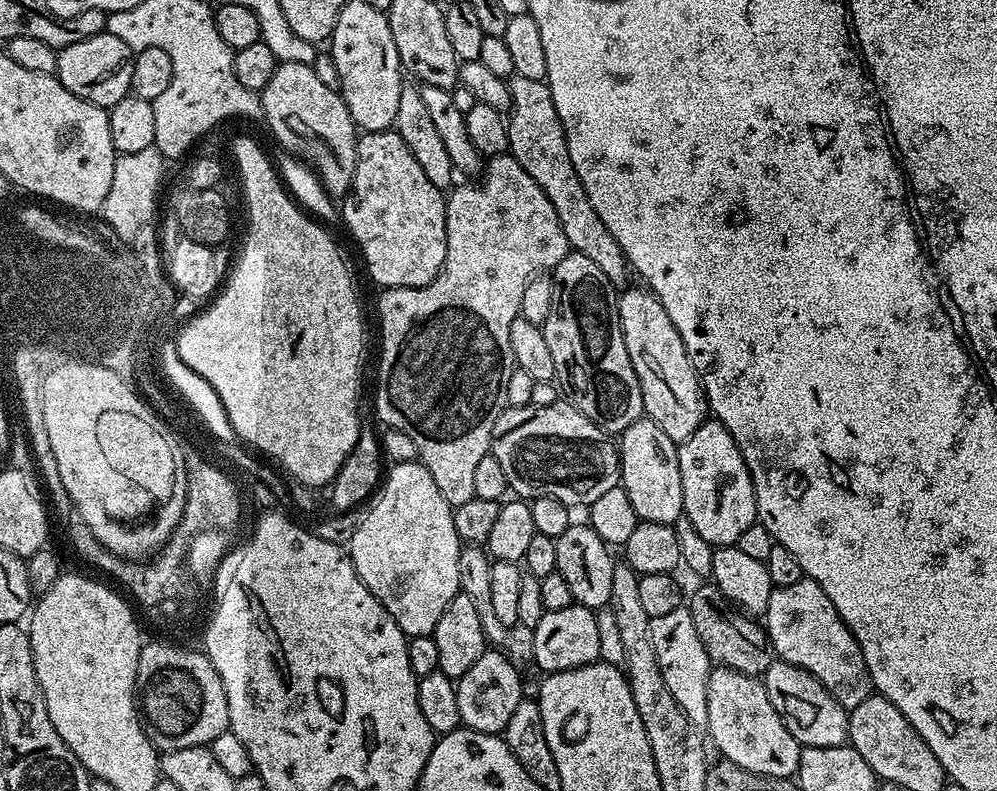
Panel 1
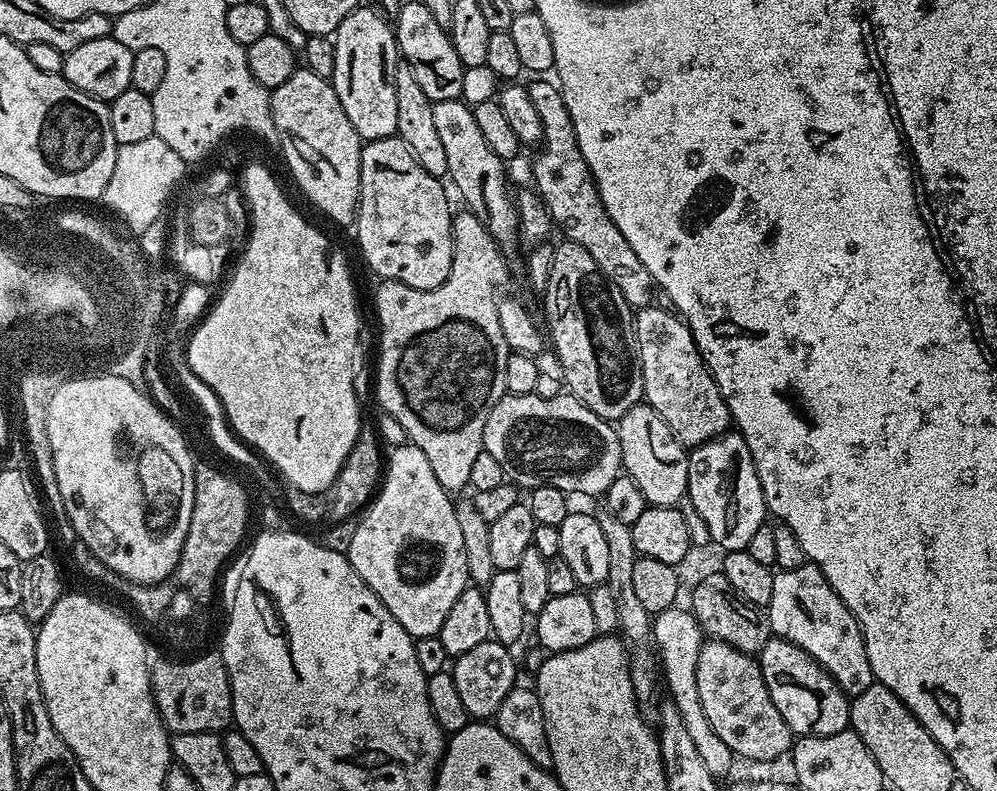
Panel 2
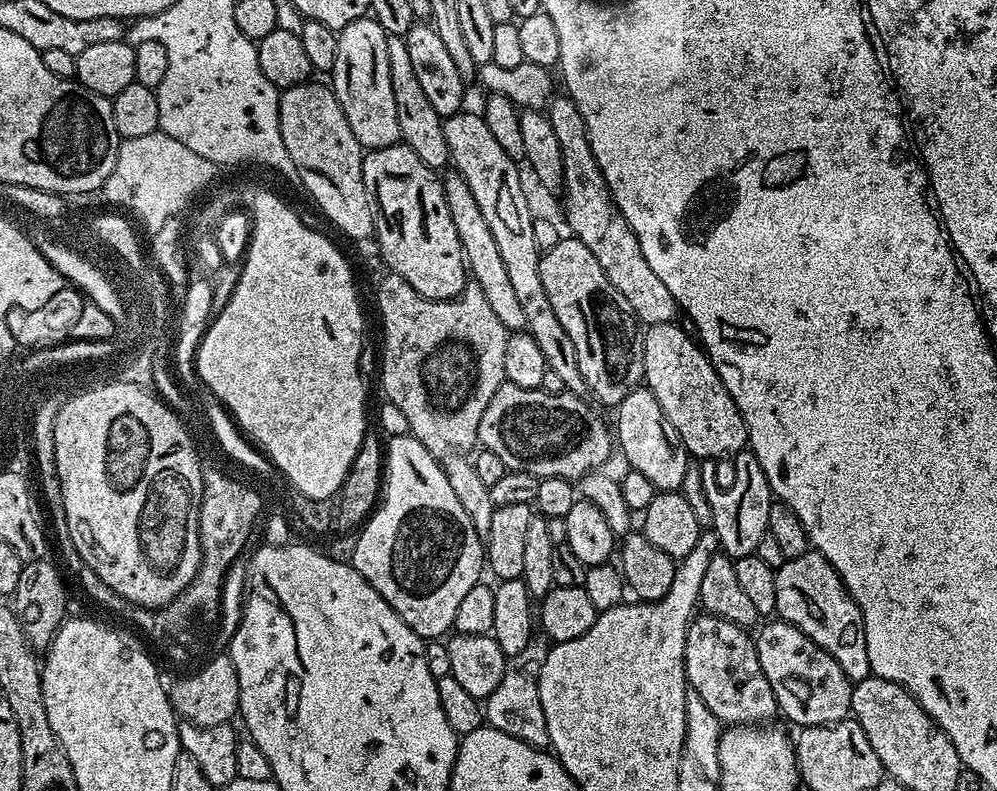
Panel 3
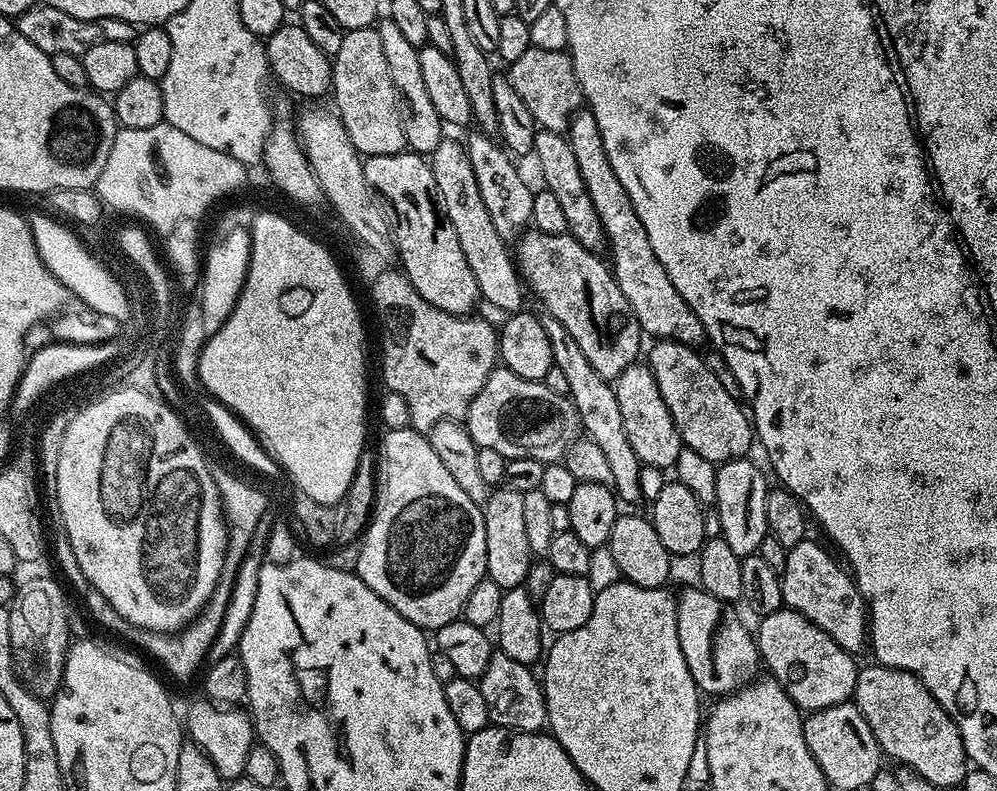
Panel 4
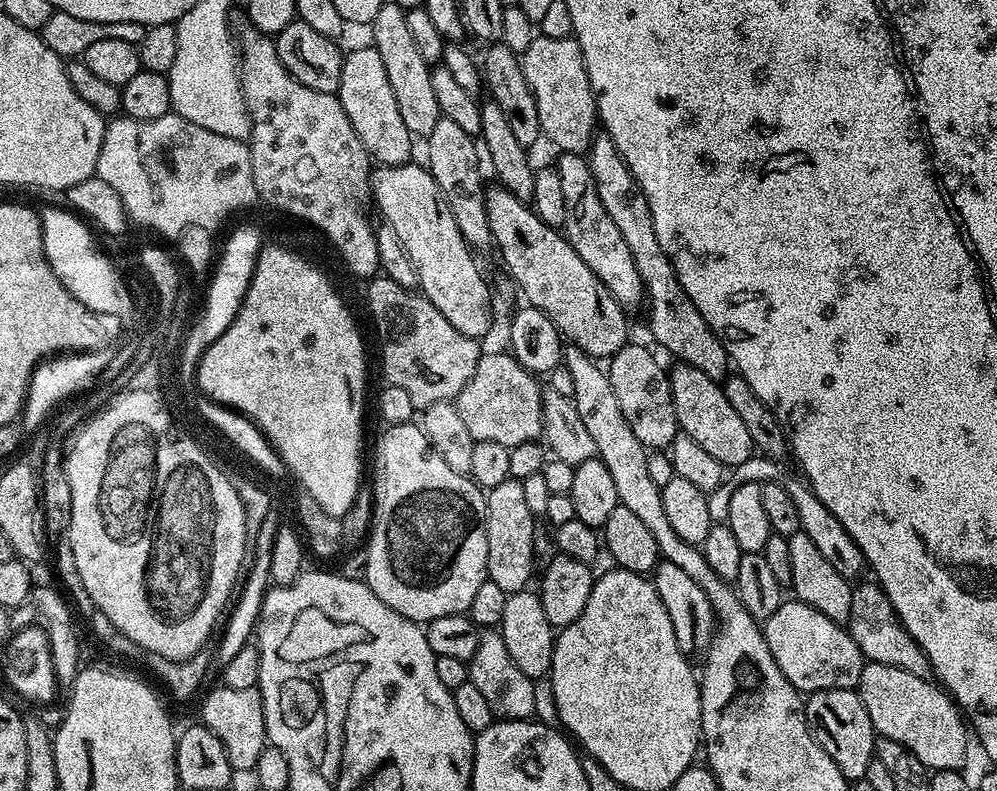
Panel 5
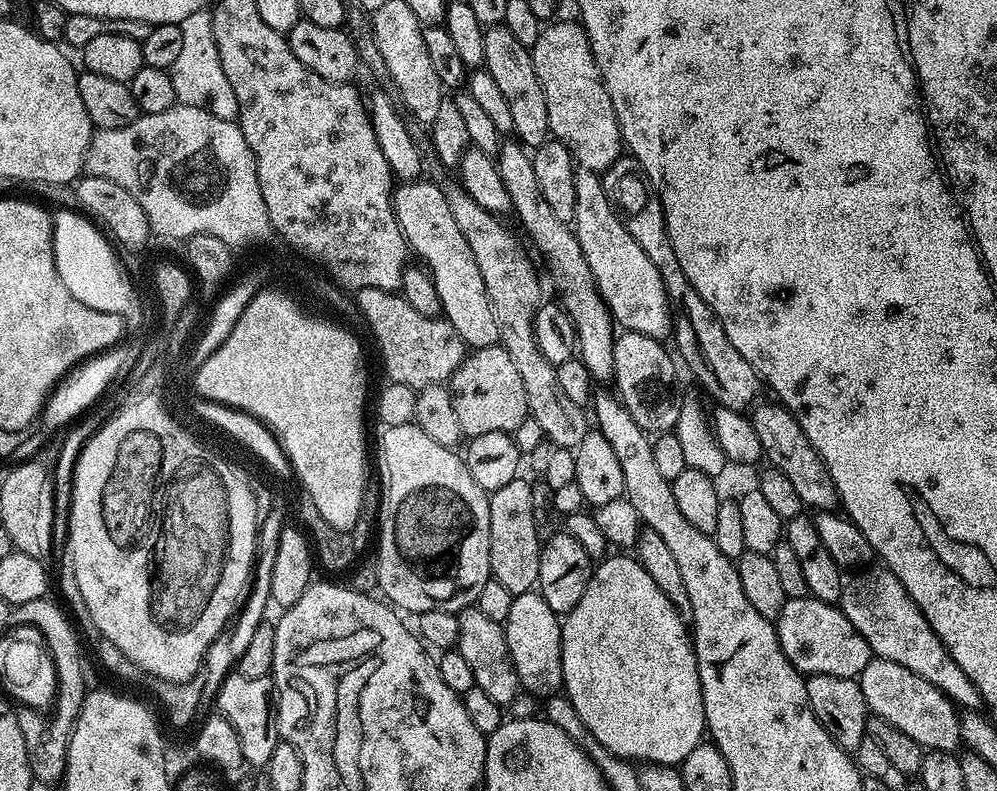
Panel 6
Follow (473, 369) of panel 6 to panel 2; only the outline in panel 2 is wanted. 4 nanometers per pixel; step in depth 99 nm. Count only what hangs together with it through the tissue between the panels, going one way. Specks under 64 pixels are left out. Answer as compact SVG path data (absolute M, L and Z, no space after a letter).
M534 394L530 396L504 395L496 403L494 410L490 410L490 418L486 418L486 426L484 427L484 451L494 454L494 458L498 458L498 462L502 462L502 470L504 471L505 477L511 483L524 490L531 490L538 486L554 486L558 490L562 490L565 494L577 492L580 496L596 496L596 498L600 498L603 497L604 491L610 486L610 482L614 482L614 478L621 475L622 472L620 439L618 438L615 427L609 421L603 420L598 414L594 414L594 410L587 408L579 398L571 394L561 394L558 398L538 398Z

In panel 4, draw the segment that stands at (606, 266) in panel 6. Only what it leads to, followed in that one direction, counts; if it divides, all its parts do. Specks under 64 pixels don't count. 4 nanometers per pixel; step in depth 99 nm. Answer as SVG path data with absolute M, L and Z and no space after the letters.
M537 131L534 138L534 161L540 167L540 176L544 179L543 187L554 198L558 198L558 206L562 206L566 214L567 235L570 235L586 250L599 253L605 247L604 227L594 210L594 202L590 202L590 194L586 190L586 182L582 178L582 170L578 170L578 161L574 158L574 150L570 150L567 135L559 132Z

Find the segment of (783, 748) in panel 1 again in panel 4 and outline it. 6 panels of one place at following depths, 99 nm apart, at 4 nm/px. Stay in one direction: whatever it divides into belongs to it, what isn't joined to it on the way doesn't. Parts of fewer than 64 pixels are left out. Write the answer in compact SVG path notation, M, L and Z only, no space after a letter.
M699 586L688 588L676 596L676 617L678 618L678 646L682 646L682 658L686 658L686 666L694 678L701 693L712 695L712 698L726 696L737 688L757 677L756 667L761 667L760 650L756 646L753 633L736 617L731 603L714 598L706 589Z

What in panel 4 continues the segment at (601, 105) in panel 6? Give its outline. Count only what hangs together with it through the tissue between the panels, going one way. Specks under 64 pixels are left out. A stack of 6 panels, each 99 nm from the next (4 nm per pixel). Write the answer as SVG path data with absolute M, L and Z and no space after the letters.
M531 47L518 58L518 62L507 65L506 75L510 86L526 102L530 114L534 114L537 125L546 132L567 133L572 115L581 111L580 83L574 74L572 57L567 51L538 50Z

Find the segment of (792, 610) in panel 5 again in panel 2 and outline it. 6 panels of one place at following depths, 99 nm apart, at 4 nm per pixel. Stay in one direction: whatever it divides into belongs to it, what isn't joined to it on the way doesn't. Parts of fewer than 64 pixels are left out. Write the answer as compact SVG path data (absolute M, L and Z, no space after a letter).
M769 638L758 654L758 663L766 690L774 706L778 706L778 714L782 714L786 726L797 737L838 734L849 727L849 697L837 686L836 679L806 654L806 650L788 640Z

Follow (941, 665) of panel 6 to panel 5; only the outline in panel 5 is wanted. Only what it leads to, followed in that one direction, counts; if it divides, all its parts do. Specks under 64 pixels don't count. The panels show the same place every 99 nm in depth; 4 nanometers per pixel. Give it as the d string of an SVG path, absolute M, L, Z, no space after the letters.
M870 581L859 583L852 591L850 618L846 625L855 644L869 663L896 666L910 674L927 679L931 673L931 664L916 642L909 636L904 625L896 616L893 604L881 590L879 584Z

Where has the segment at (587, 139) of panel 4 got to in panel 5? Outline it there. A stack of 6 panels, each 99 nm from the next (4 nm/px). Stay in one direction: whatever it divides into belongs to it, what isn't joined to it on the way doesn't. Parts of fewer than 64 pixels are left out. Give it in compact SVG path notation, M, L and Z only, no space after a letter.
M606 134L593 135L592 143L586 153L588 169L594 178L594 186L598 186L598 198L602 206L606 206L606 214L614 218L614 226L622 230L622 238L626 238L626 246L630 246L630 254L634 254L634 266L638 266L638 274L644 283L646 309L648 308L648 328L652 336L677 361L698 366L702 374L710 374L717 382L723 381L730 372L728 351L724 343L717 338L714 330L698 314L698 306L690 302L690 298L682 290L676 277L670 258L658 246L658 234L654 234L654 222L650 218L650 206L632 177L631 170L620 156L618 146Z

